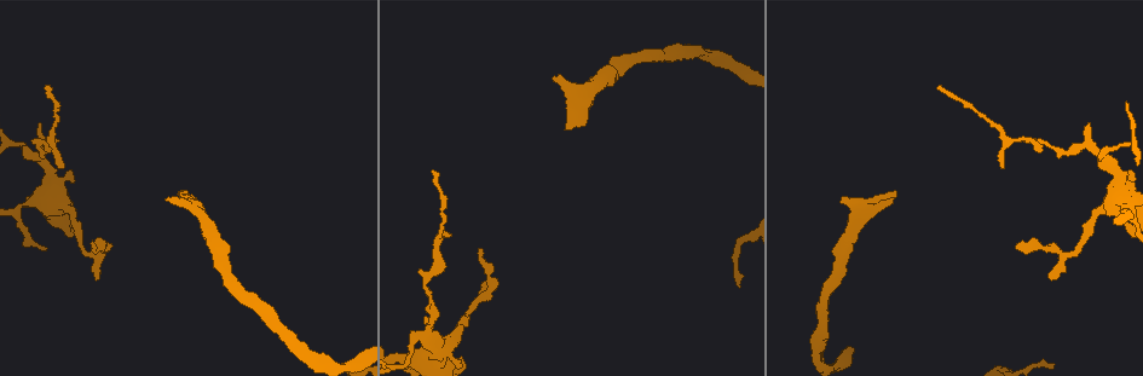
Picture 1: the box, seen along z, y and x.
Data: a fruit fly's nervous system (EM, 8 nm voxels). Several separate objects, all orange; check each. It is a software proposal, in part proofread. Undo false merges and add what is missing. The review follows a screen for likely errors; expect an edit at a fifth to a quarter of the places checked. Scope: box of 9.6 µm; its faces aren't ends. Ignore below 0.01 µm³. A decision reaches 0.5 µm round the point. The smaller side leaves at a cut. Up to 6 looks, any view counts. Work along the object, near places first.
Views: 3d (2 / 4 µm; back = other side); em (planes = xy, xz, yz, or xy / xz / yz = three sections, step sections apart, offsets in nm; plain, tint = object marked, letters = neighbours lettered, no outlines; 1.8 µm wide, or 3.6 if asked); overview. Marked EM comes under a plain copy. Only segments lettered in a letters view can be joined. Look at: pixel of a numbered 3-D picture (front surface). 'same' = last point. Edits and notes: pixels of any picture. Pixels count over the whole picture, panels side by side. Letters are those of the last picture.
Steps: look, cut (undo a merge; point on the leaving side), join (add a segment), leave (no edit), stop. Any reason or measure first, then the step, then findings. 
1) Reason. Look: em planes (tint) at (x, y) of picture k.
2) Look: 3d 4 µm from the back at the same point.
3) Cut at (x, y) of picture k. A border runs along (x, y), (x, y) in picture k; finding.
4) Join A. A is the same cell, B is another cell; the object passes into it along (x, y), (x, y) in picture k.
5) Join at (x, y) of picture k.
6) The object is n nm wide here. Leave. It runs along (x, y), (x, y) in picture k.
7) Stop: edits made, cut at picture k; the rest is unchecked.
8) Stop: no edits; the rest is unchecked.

Look: 3d 4 µm at (164, 198) of picture 1.

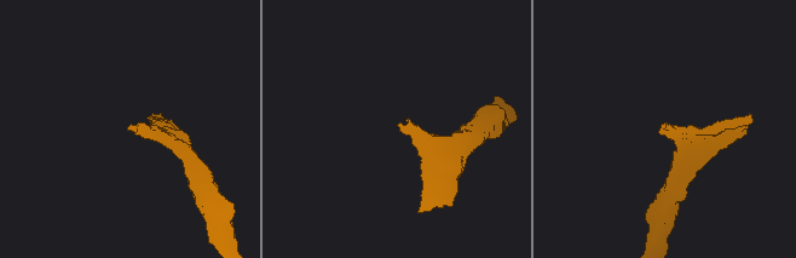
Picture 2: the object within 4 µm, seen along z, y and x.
Look: em xz step 16 (tint) at (399, 124) of picture 2.

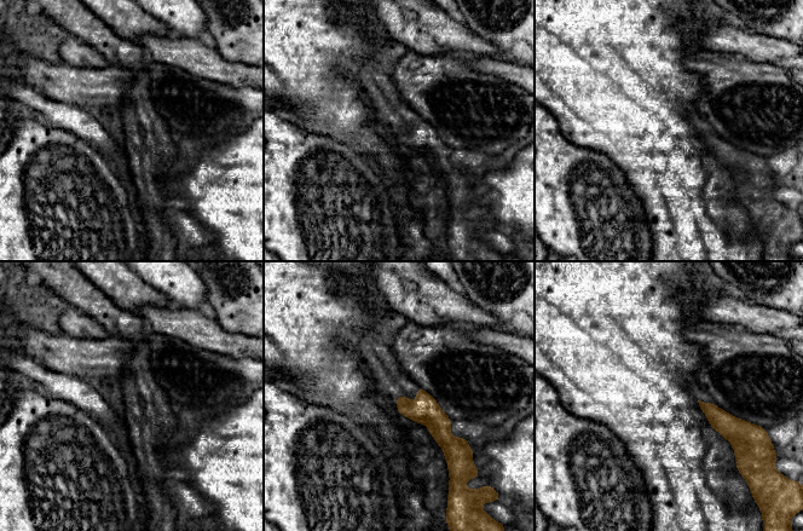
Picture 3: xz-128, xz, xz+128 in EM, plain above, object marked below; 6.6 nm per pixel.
Another direction. Look: em yz step 4 (letters) at the same point.

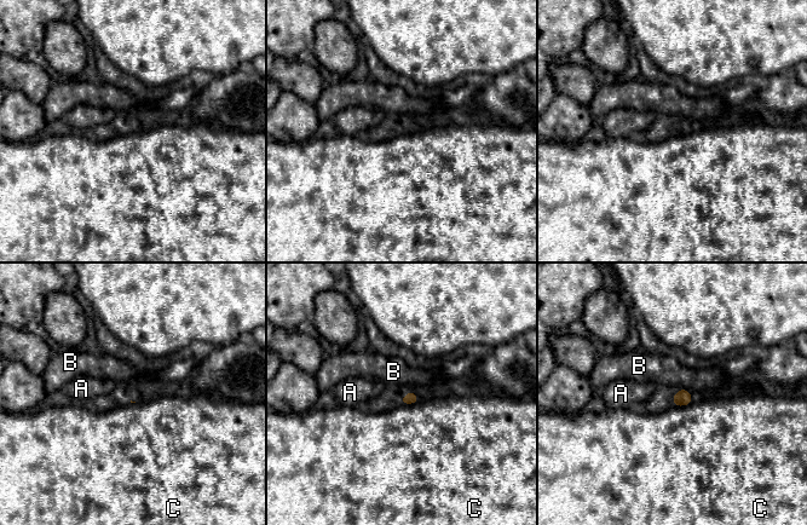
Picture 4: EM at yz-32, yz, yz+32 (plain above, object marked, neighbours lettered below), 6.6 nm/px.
Leave. A, B and C are other cells; a border runs along (419, 399), (413, 403), (399, 403) in picture 4; no lettered segment goes on from it.

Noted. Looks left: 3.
An open end. Look: 3d 2 µm at (940, 87) of picture 1.

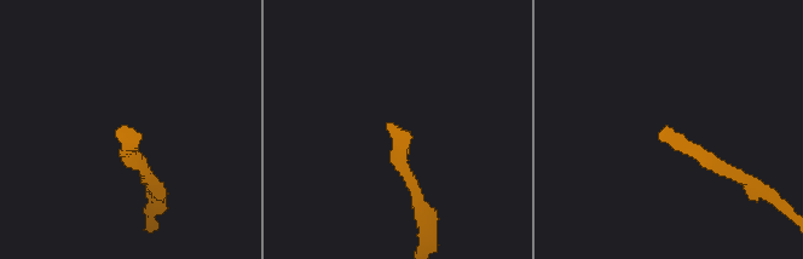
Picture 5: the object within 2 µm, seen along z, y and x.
Need the tissue. Look: em planes (letters) at (387, 129) of picture 5.

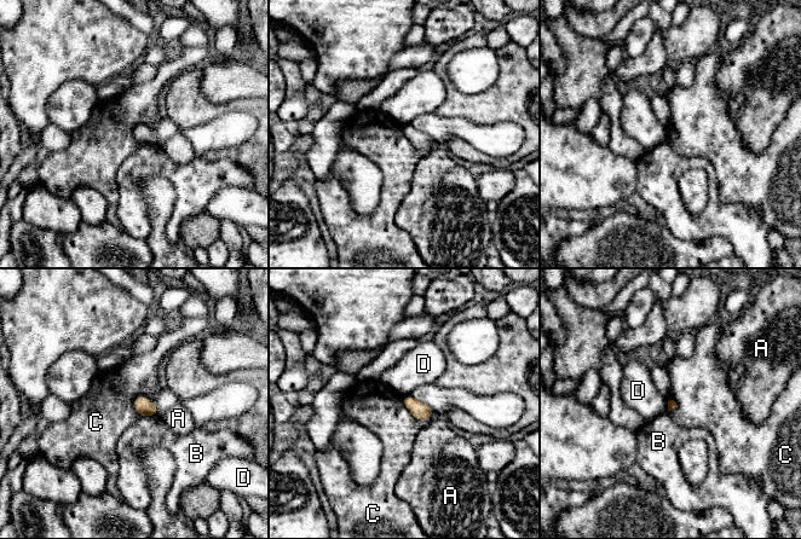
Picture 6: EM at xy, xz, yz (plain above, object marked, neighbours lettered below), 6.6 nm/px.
Leave. A, B, C and D are other cells; a border runs along (402, 396), (418, 419), (430, 418) in picture 6; none of them fits.

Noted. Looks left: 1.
Stop: no edits; the rest is unchecked.

